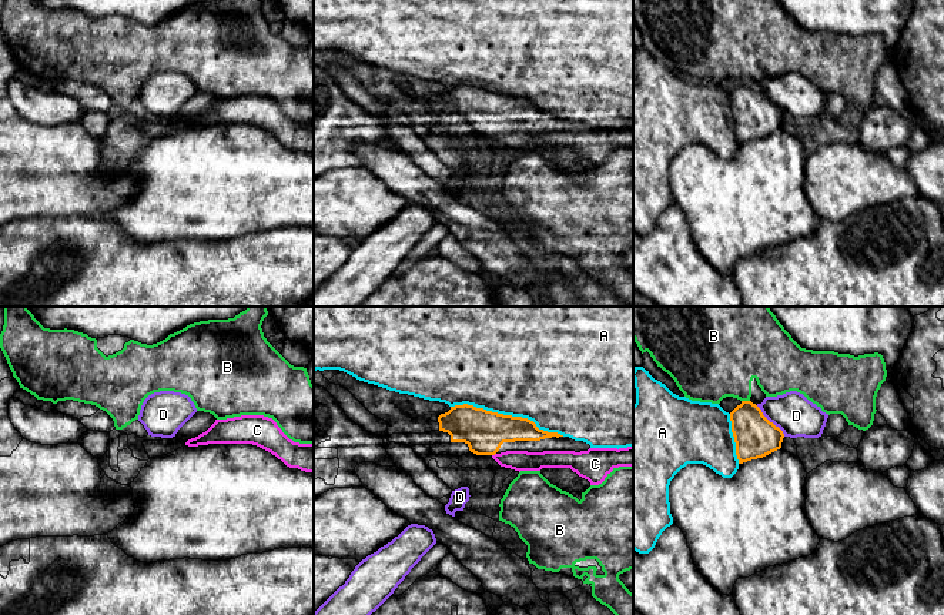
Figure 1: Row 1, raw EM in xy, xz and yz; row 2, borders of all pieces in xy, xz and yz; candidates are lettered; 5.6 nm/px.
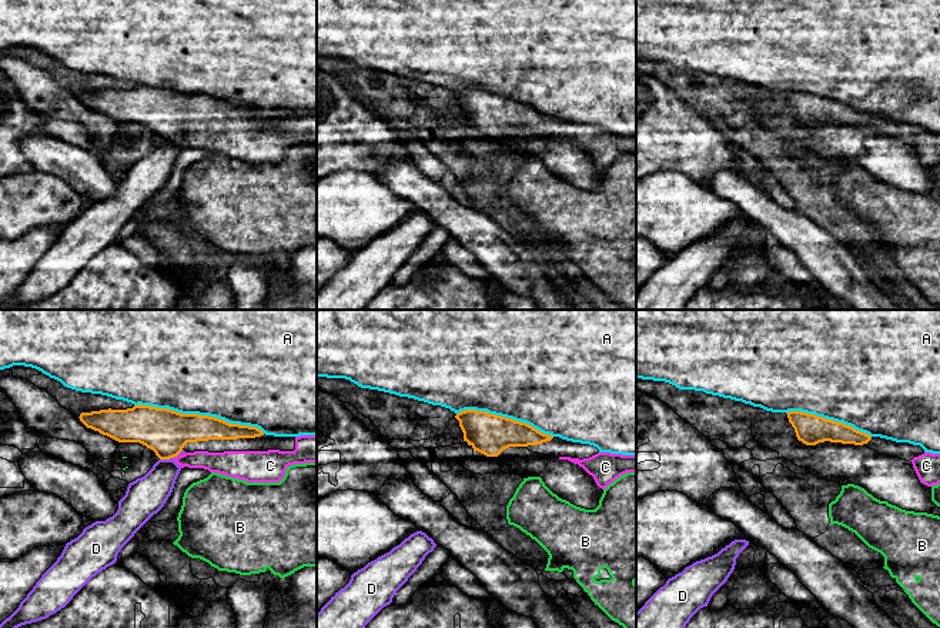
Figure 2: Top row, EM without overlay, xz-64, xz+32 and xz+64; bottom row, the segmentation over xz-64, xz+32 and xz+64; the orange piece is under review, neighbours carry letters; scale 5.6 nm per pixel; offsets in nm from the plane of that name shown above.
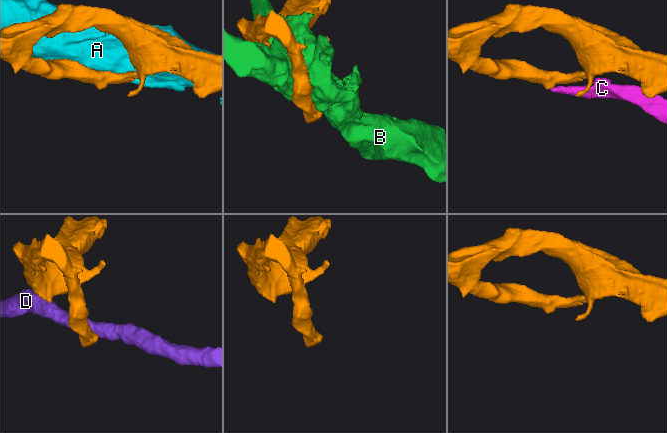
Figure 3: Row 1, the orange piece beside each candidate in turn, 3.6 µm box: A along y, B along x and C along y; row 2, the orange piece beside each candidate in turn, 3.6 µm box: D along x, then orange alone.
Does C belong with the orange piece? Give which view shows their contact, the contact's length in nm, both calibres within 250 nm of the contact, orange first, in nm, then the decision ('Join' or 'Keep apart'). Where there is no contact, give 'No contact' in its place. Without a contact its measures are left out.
Touches orange in xz. Shared border 30 nm. Thickness 240 nm (orange) against 110 nm. Join

